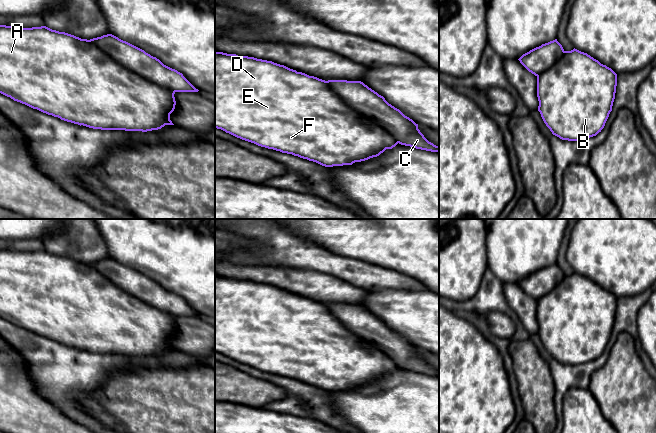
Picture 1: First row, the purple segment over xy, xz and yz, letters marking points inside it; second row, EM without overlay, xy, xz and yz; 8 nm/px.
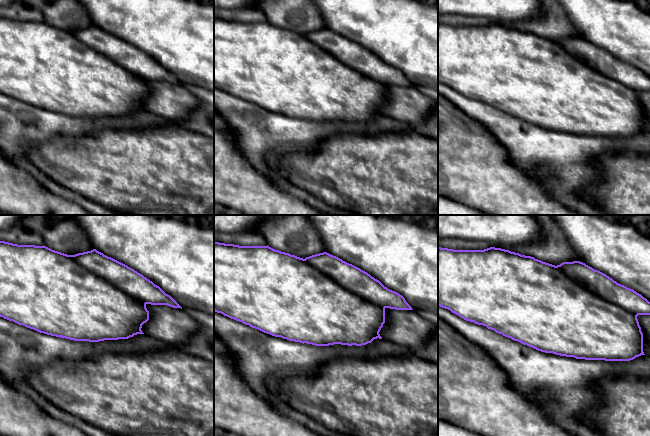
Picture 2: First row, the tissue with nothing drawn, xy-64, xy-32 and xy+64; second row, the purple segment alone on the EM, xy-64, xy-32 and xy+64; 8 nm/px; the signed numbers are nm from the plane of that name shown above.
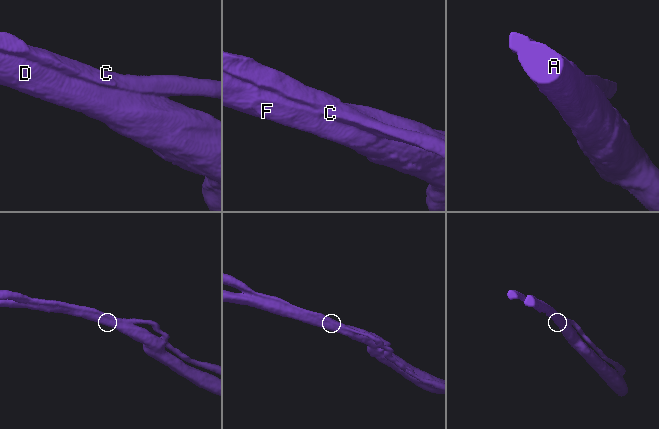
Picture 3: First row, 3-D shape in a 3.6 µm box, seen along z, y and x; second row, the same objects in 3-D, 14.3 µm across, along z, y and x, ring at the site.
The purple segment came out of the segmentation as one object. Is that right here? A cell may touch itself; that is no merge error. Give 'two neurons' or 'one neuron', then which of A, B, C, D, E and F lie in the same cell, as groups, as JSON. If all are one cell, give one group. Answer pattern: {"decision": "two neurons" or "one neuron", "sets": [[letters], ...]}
{"decision": "two neurons", "sets": [["A", "B", "D", "E", "F"], ["C"]]}

